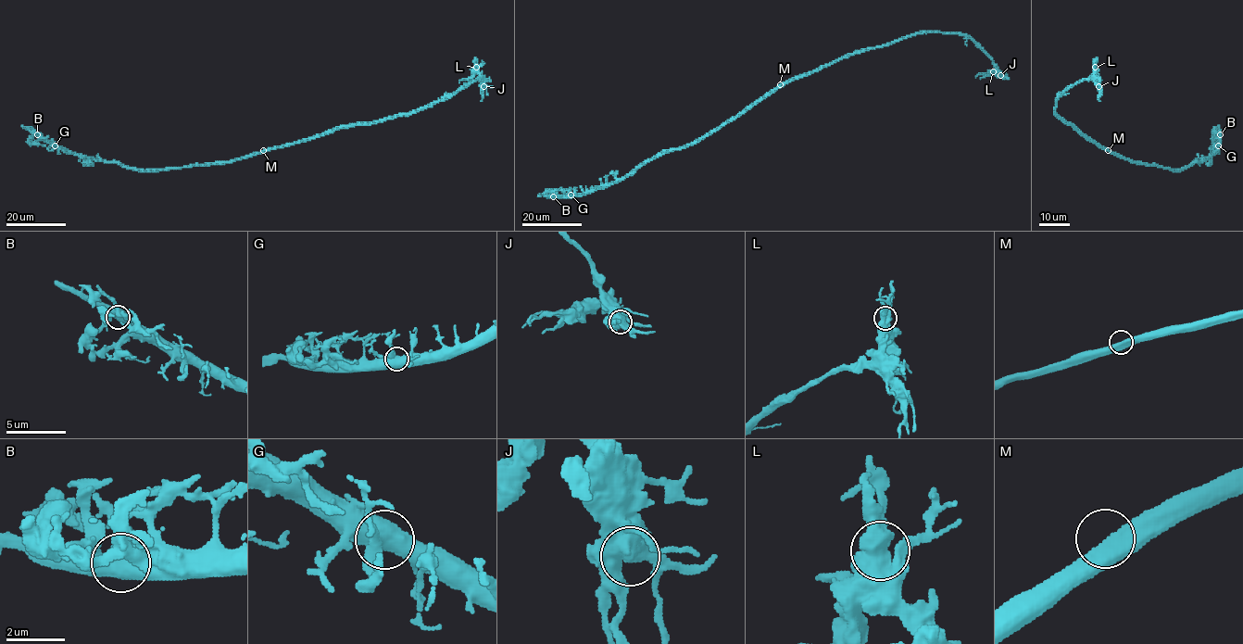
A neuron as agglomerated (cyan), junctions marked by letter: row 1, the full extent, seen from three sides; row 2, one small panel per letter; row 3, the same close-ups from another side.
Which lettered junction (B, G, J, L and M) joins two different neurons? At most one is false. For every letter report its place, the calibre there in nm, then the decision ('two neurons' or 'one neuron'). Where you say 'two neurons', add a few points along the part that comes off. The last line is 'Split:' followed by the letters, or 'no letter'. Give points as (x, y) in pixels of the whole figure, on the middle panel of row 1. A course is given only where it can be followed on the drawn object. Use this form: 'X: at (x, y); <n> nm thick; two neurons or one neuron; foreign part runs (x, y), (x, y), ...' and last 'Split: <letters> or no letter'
B: at (553, 196); 550 nm thick; one neuron
G: at (571, 195); 600 nm thick; one neuron
J: at (1000, 75); 600 nm thick; one neuron
L: at (993, 71); 550 nm thick; one neuron
M: at (780, 84); 500 nm thick; one neuron
Split: no letter

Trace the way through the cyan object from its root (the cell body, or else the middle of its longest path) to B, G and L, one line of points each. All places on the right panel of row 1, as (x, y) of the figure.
B: (1109, 151), (1128, 160), (1181, 170), (1211, 156), (1217, 148), (1220, 134)
G: (1109, 151), (1128, 160), (1181, 170), (1203, 160), (1218, 145)
L: (1109, 151), (1056, 113), (1056, 99), (1073, 85), (1088, 80), (1095, 67)

